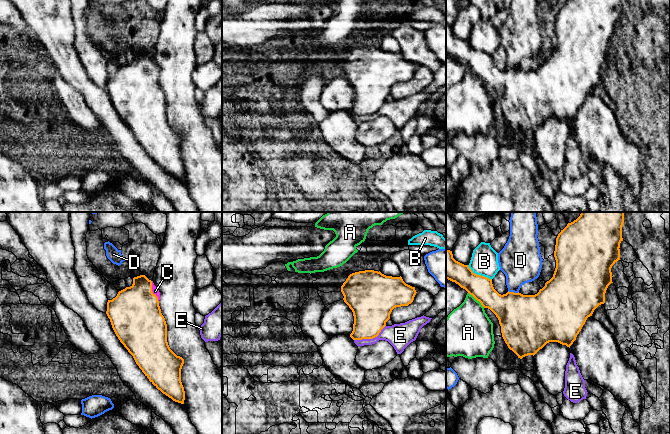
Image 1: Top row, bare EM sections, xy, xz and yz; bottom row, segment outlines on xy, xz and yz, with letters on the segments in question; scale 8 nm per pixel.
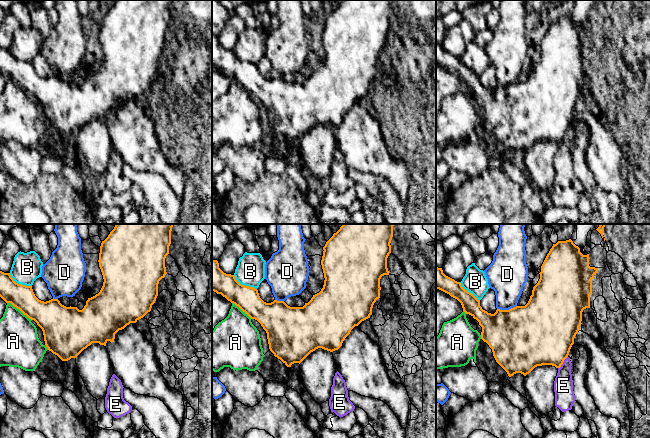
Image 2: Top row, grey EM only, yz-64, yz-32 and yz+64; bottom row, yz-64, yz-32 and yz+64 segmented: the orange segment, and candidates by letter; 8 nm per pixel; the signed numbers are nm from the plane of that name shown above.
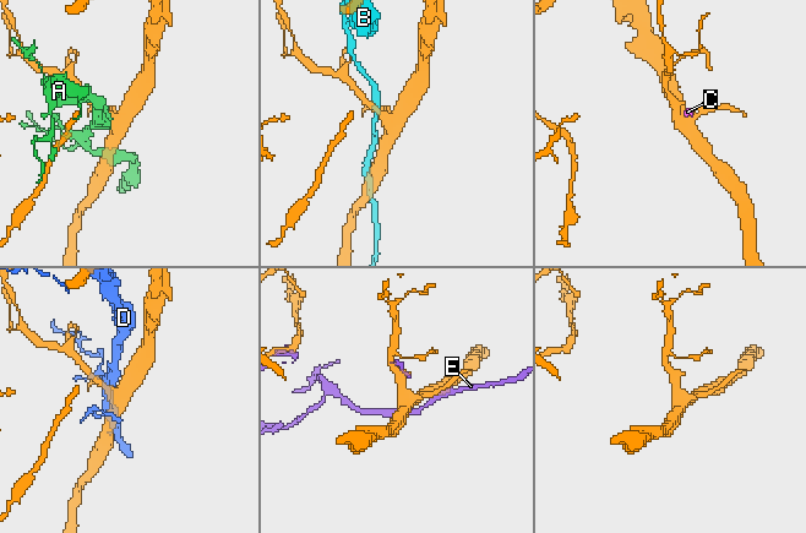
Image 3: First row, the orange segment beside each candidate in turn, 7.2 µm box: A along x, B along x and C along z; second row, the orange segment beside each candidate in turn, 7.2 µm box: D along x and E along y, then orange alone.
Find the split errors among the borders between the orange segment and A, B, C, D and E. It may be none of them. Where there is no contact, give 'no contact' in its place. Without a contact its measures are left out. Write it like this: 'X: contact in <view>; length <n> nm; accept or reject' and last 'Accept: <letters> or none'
A: contact in yz; length 180 nm; reject
B: contact in yz; length 240 nm; reject
C: contact in xy; length 180 nm; accept
D: contact in yz; length 90 nm; reject
E: contact in xz; length 280 nm; reject
Accept: C

